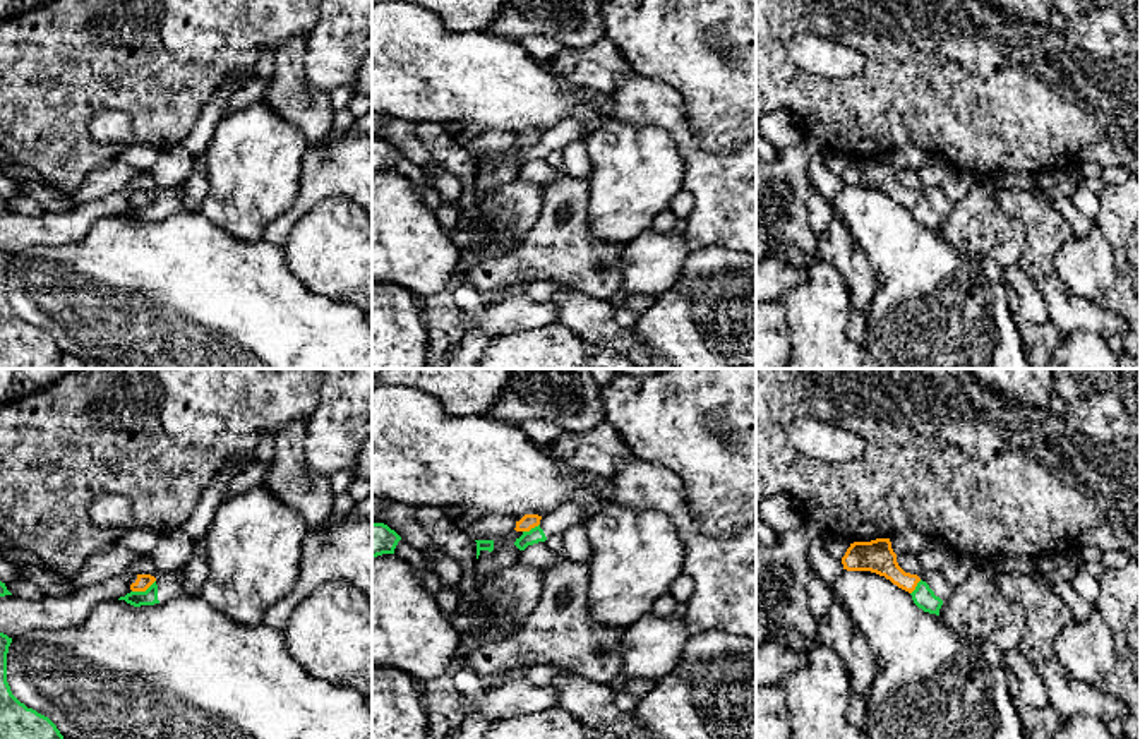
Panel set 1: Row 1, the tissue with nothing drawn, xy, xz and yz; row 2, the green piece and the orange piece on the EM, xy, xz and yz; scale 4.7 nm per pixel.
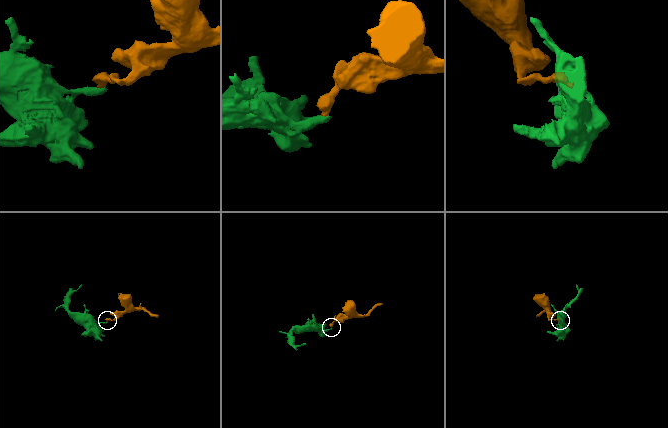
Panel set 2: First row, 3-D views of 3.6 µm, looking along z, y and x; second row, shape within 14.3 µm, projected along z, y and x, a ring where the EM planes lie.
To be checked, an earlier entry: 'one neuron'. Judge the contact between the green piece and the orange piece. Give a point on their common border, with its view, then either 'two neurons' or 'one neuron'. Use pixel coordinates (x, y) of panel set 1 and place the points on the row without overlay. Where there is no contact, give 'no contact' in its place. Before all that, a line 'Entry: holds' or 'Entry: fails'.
Entry: fails
xy (143, 208) | two neurons

